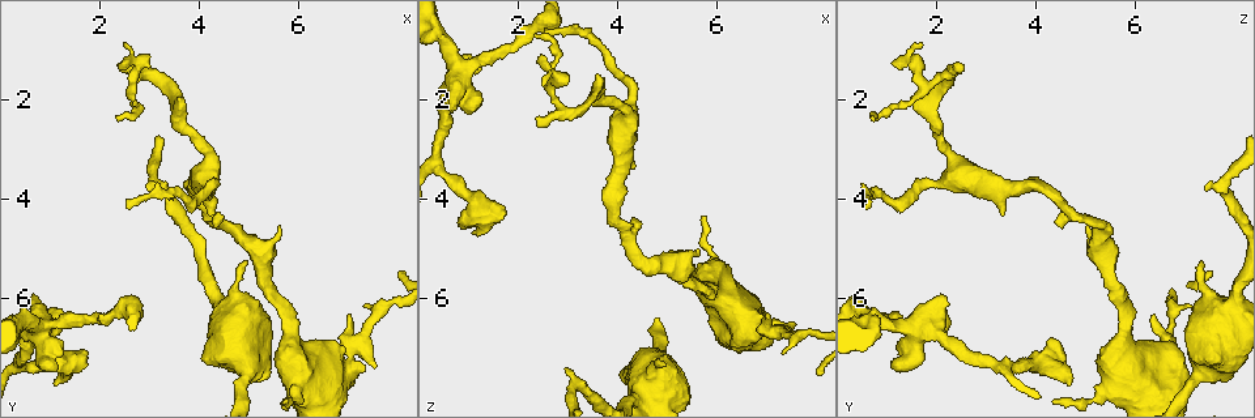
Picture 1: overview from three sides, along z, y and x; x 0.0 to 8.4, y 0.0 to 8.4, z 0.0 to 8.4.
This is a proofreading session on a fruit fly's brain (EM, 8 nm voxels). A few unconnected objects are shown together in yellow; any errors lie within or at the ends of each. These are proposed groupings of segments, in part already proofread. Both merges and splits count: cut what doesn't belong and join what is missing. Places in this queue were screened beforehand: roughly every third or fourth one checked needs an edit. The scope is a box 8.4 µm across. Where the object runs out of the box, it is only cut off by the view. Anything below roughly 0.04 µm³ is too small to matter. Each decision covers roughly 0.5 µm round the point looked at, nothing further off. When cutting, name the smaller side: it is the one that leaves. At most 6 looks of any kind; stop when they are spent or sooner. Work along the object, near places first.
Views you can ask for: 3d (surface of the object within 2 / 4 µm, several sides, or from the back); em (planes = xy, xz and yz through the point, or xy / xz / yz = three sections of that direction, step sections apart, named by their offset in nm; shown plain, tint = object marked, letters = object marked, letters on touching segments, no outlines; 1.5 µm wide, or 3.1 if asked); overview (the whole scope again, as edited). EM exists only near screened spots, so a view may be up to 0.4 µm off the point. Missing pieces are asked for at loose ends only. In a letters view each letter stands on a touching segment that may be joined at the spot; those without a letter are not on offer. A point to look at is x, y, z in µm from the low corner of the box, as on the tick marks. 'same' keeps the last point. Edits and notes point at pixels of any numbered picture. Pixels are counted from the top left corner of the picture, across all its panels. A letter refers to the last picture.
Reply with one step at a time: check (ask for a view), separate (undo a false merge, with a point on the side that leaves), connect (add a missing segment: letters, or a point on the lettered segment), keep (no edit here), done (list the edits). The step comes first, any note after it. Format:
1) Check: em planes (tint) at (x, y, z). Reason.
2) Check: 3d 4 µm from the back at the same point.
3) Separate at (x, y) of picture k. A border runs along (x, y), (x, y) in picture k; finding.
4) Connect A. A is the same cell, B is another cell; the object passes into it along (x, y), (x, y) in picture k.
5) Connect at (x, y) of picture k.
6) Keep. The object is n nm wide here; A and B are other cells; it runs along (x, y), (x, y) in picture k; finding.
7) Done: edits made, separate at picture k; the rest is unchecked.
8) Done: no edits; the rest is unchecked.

Check: 3d 2 µm at (4.80, 4.70, 5.35). Calibre changes.

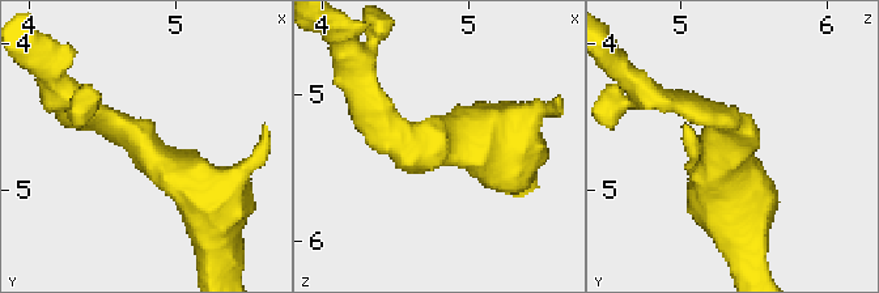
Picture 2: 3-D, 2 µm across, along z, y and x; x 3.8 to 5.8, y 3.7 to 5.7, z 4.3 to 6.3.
Check: em planes (plain) at (4.78, 4.68, 5.34). The arms are 200, 380 nm wide.

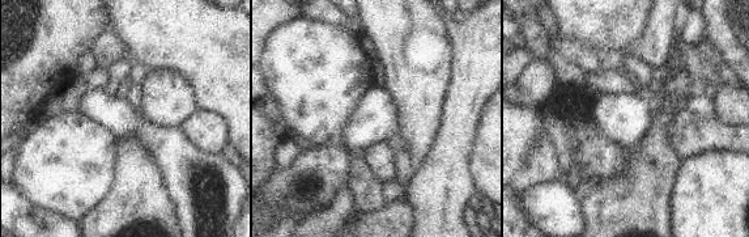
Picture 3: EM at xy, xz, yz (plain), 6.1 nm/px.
Check: em planes (letters) at the same point.

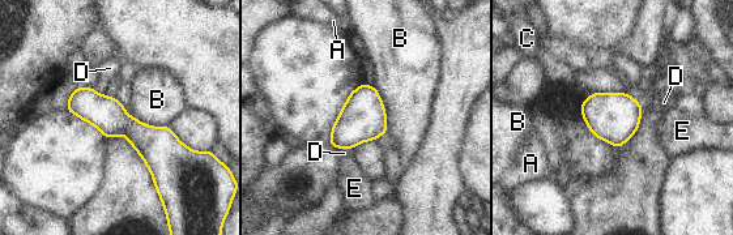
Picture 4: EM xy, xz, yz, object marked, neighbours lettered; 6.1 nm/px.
Keep. A, B, C, D and E are other cells; a border runs along (373, 85), (384, 107), (387, 133) in picture 4; continuous, no second neuron.

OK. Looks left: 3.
Check: 3d 4 µm at (4.95, 5.30, 7.35). Thin end.

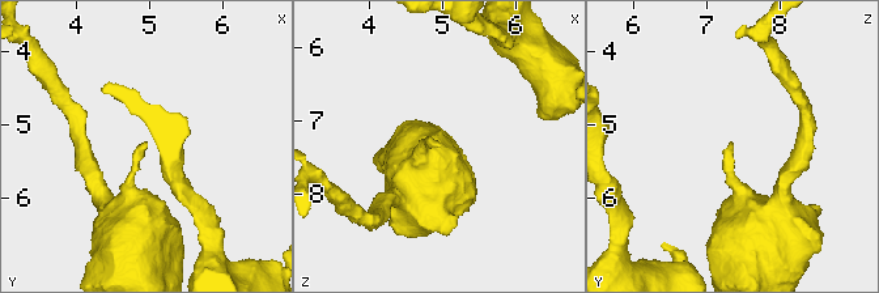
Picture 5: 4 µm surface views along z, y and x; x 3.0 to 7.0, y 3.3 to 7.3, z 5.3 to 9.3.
Check: em xy step 8 (tint) at (4.95, 5.25, 7.35). Now the EM.

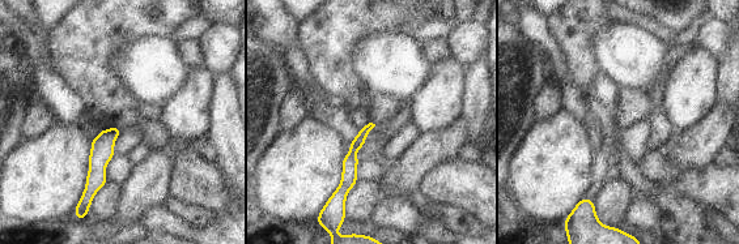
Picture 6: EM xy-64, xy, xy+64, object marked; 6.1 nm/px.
Check: em planes (letters) at the same point.

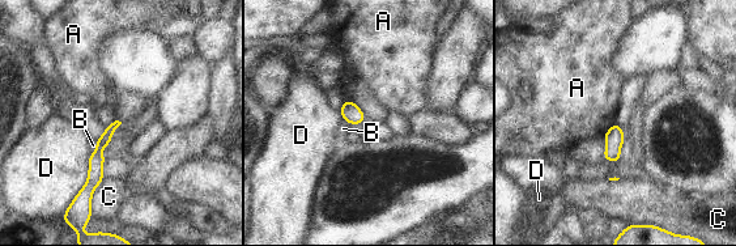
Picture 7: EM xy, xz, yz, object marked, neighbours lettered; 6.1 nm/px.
Keep. A, B, C and D are other cells; it runs along (110, 128), (97, 153), (88, 193) in picture 7; none of them fits.

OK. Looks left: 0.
Done: no edits; the rest is unchecked.

